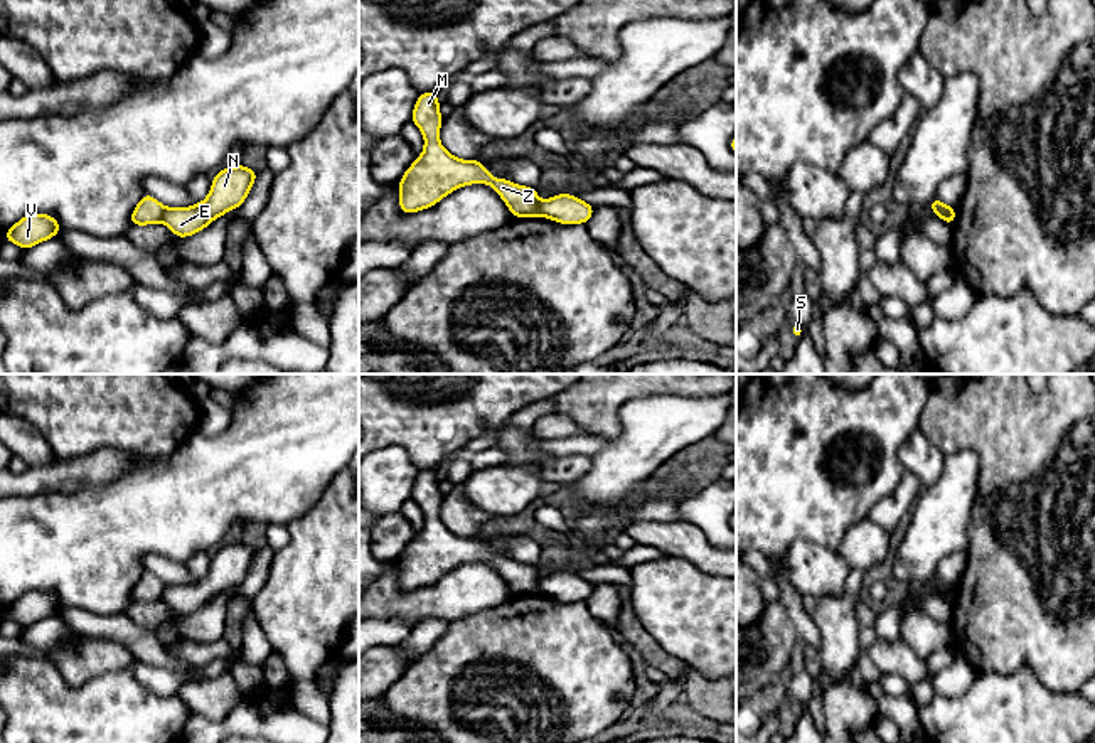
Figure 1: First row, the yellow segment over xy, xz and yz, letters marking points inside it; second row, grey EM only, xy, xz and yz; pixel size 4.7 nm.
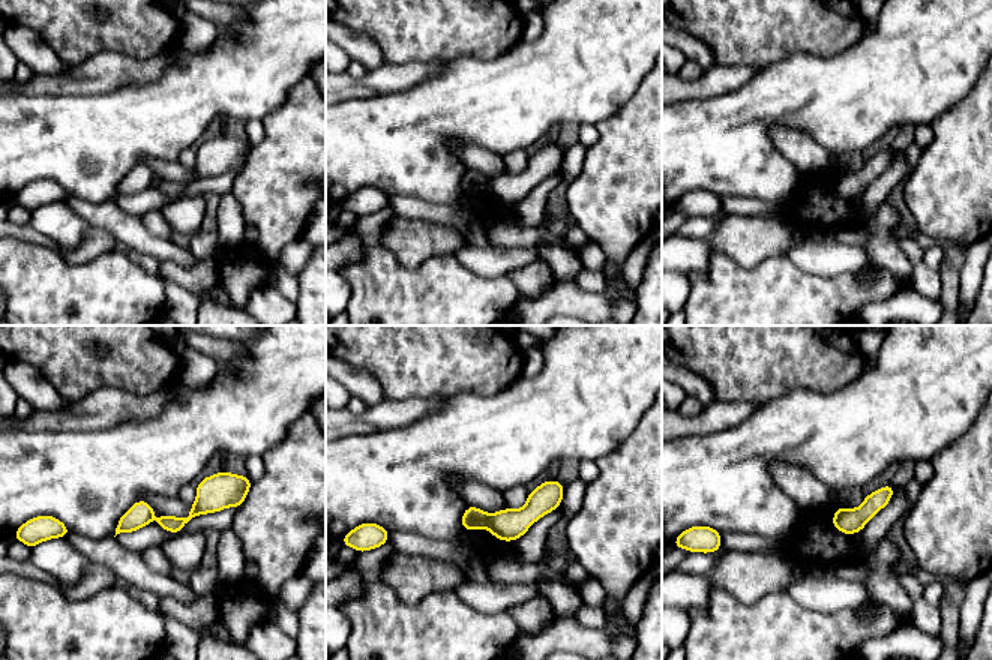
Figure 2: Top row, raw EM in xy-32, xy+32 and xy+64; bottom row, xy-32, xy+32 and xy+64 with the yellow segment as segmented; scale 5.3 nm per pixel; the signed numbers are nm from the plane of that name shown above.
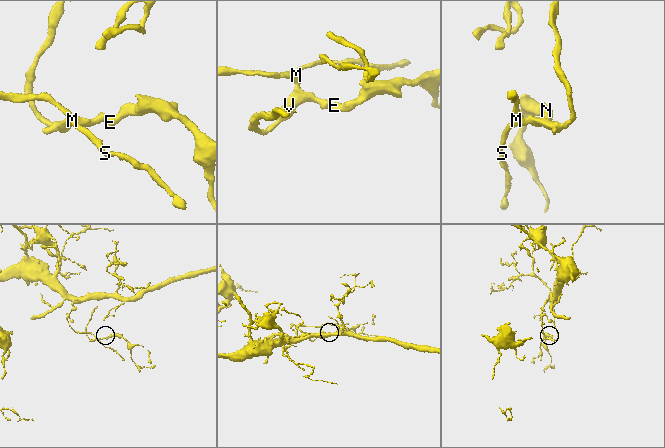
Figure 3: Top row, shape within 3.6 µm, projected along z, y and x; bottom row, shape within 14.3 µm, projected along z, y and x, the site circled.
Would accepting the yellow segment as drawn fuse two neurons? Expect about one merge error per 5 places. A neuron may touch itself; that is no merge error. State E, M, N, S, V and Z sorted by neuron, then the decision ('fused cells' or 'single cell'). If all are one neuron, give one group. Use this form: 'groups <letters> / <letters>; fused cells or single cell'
groups E N / M S V Z; fused cells

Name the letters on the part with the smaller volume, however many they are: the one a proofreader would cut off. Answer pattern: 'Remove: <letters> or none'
Remove: E, N

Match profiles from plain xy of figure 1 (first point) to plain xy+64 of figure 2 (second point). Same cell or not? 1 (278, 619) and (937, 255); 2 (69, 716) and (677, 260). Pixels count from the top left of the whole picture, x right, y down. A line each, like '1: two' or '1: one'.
1: two
2: two

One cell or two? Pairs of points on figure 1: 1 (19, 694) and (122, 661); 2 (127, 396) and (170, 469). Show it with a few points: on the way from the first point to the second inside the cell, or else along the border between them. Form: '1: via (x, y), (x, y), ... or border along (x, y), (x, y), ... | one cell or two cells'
1: border along (44, 656), (71, 684), (85, 684), (103, 674) | two cells
2: border along (194, 432), (172, 452), (137, 454) | two cells

